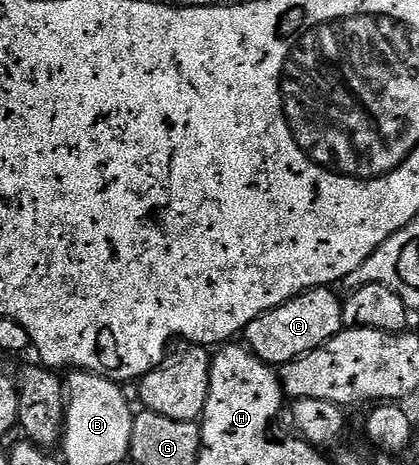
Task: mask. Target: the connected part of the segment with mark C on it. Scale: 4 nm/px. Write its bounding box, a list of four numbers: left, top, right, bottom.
[243,287,343,367]

